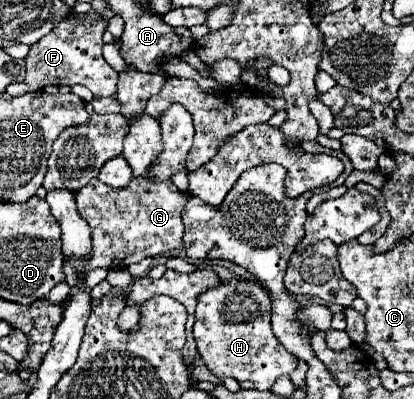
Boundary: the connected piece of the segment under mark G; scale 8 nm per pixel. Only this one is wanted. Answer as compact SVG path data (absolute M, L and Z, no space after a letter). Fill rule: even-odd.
M135 176L129 186L113 190L111 186L105 186L101 180L93 178L89 186L83 186L75 194L75 202L77 212L87 220L93 236L93 250L85 262L77 262L77 258L67 260L77 272L91 272L95 268L127 268L129 264L135 264L147 256L159 256L181 246L181 210L187 196L171 180L153 182L145 180L143 176Z

